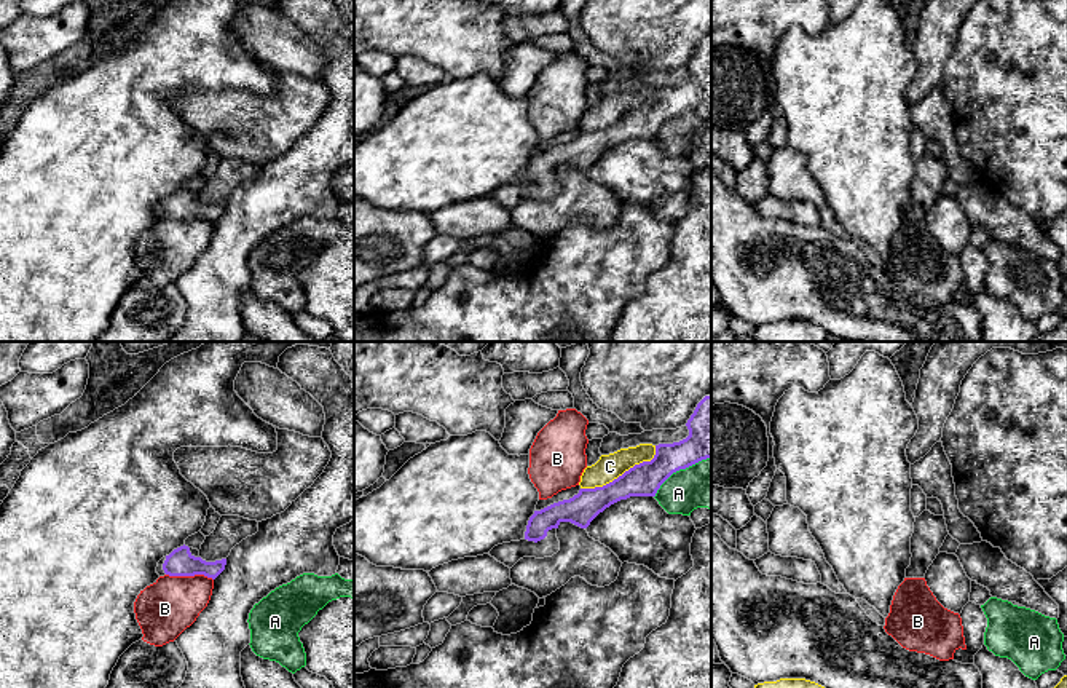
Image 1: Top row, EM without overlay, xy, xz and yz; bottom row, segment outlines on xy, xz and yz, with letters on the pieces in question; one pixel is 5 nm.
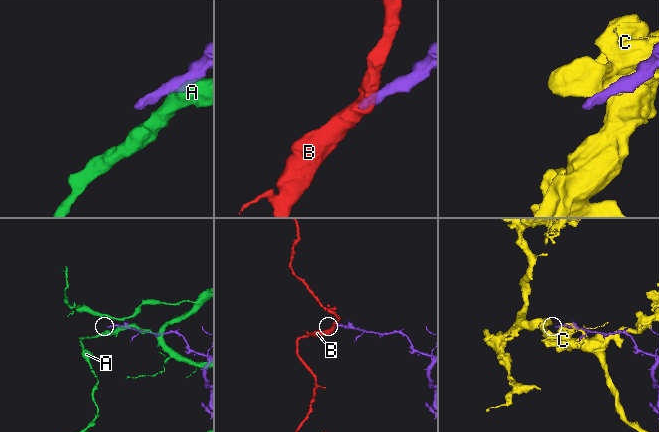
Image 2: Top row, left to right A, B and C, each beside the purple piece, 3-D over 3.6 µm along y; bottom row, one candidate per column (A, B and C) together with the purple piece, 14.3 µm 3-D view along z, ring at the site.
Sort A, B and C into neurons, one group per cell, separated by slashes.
A / B / C

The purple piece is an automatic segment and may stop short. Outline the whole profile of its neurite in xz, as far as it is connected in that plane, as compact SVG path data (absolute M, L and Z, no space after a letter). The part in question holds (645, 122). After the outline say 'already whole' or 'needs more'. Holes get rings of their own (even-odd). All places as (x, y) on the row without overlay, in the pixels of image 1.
M711 38L697 46L686 69L689 78L679 85L656 88L651 104L635 107L603 129L581 131L569 142L534 153L523 182L498 187L488 196L509 211L523 200L552 200L560 193L557 171L561 164L587 171L600 155L620 142L656 139L673 115L711 101Z | needs more

